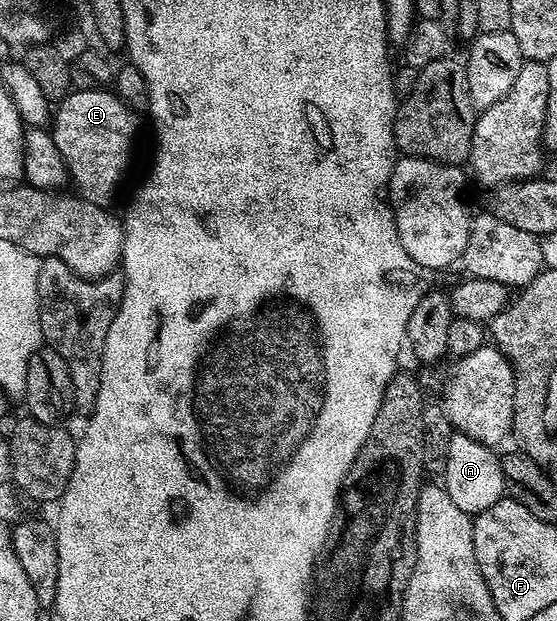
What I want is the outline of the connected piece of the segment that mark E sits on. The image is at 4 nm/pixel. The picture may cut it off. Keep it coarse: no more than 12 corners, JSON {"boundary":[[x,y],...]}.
{"boundary":[[71,90],[52,115],[82,198],[110,205],[134,159],[135,112]]}

